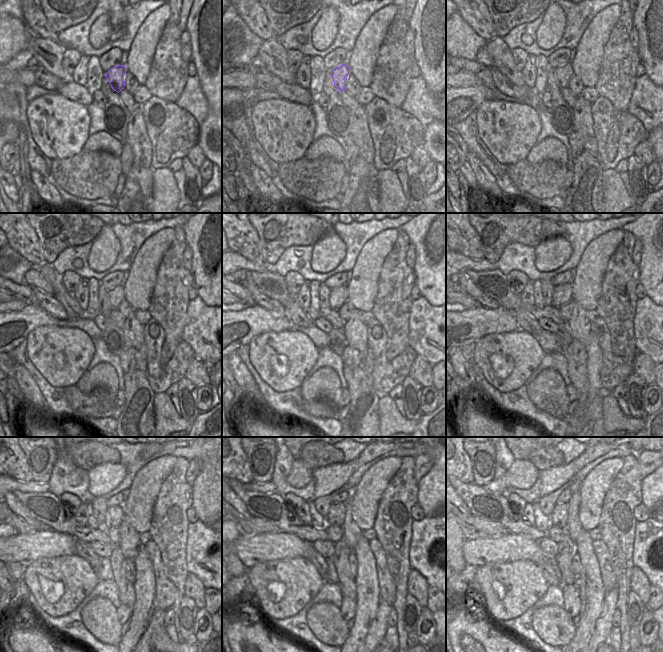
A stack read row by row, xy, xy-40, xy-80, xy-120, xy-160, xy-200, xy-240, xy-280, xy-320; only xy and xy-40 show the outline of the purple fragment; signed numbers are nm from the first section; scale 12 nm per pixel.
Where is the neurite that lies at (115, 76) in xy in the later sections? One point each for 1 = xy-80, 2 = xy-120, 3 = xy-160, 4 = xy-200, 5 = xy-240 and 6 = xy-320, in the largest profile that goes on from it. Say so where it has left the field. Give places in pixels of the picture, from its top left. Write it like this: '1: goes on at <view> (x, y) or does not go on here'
1: goes on at xy-80 (563, 73)
2: goes on at xy-120 (115, 296)
3: goes on at xy-160 (338, 296)
4: goes on at xy-200 (563, 294)
5: goes on at xy-240 (114, 515)
6: goes on at xy-320 (560, 513)

